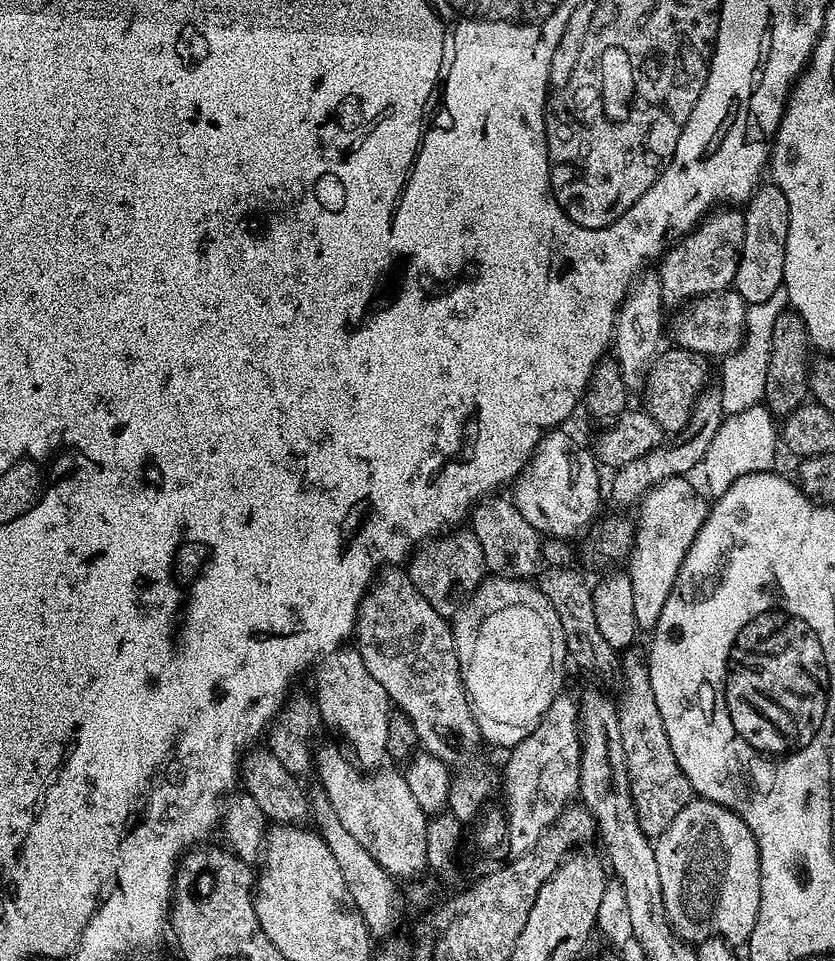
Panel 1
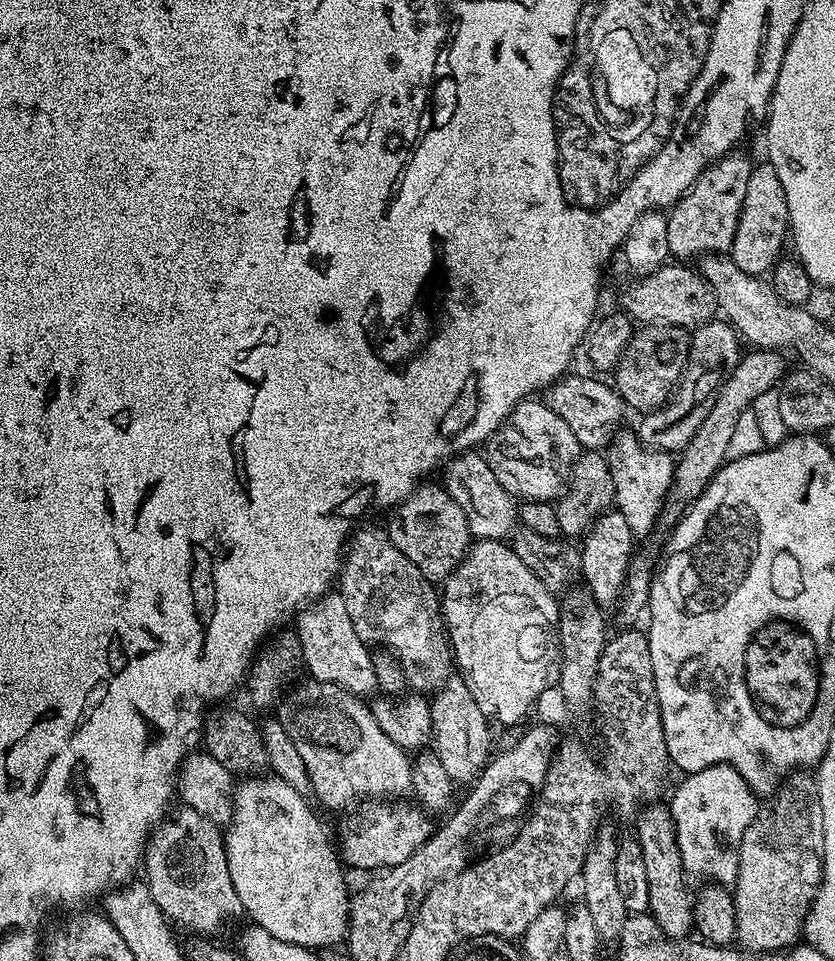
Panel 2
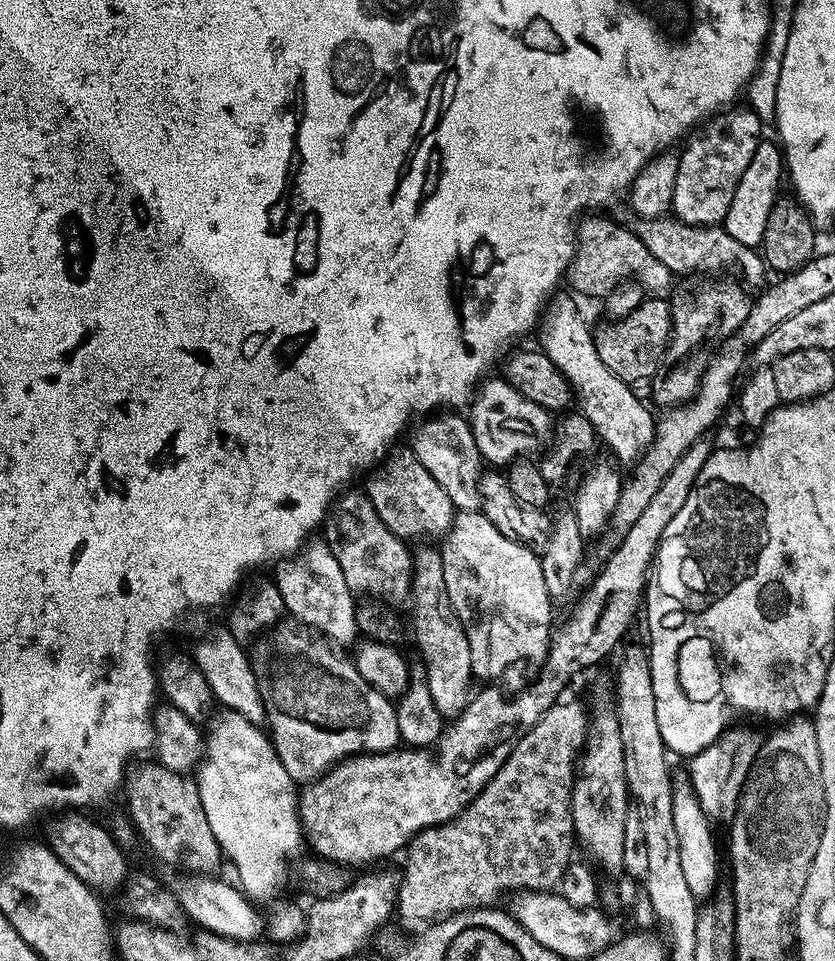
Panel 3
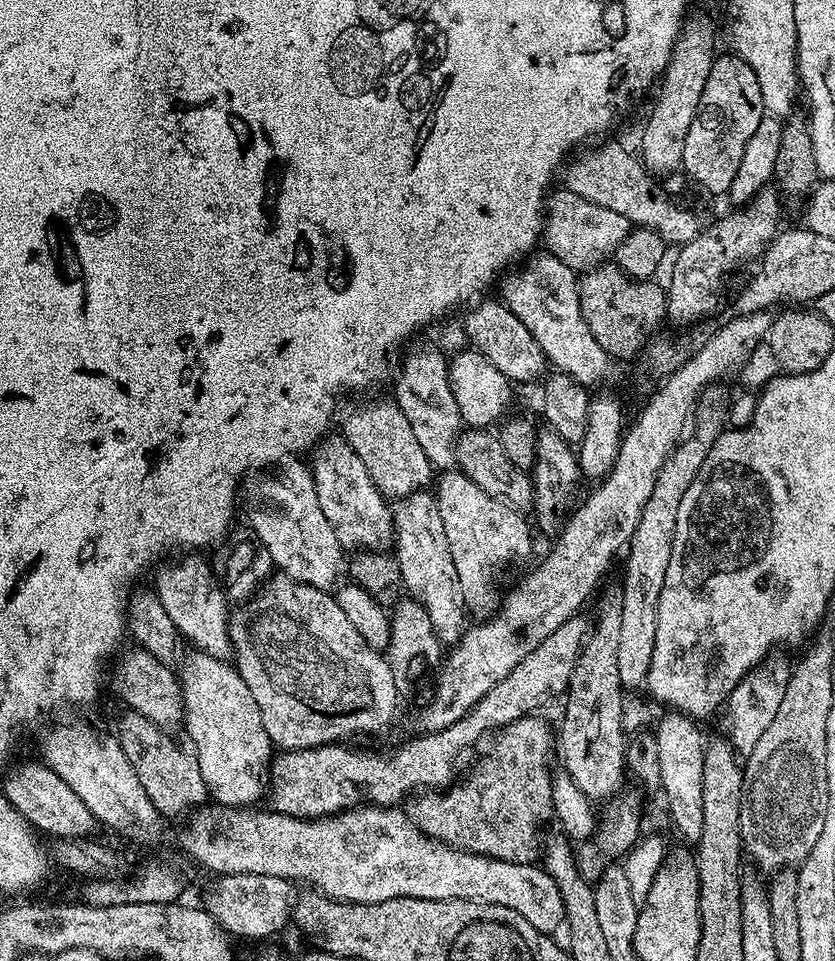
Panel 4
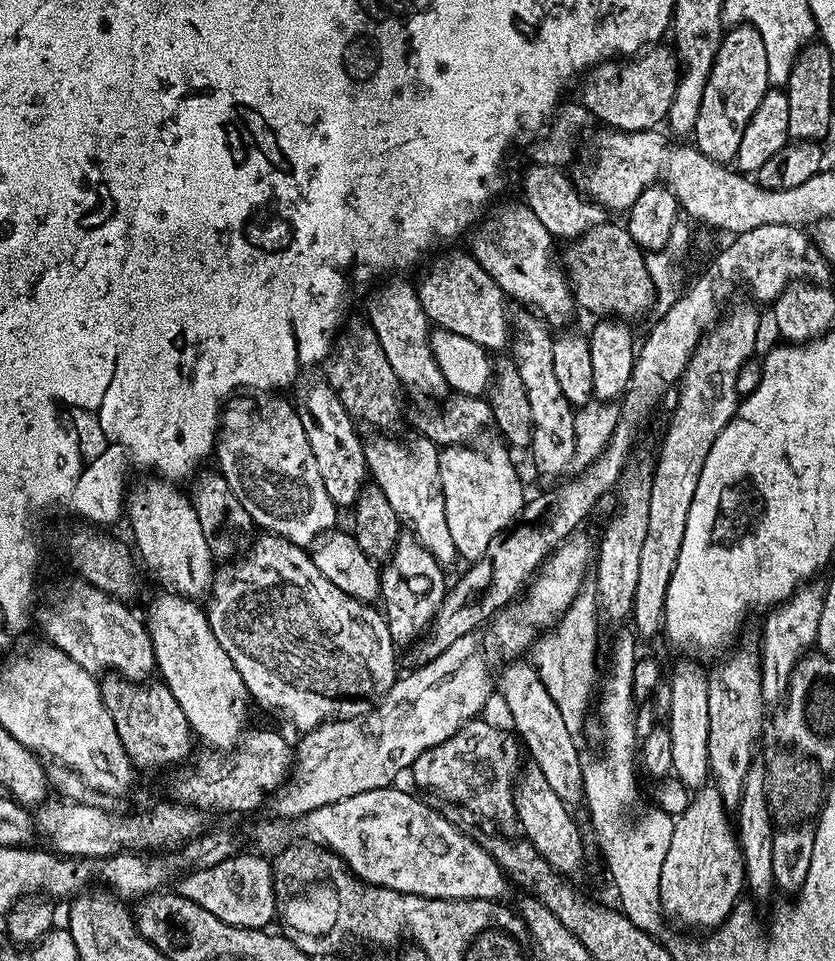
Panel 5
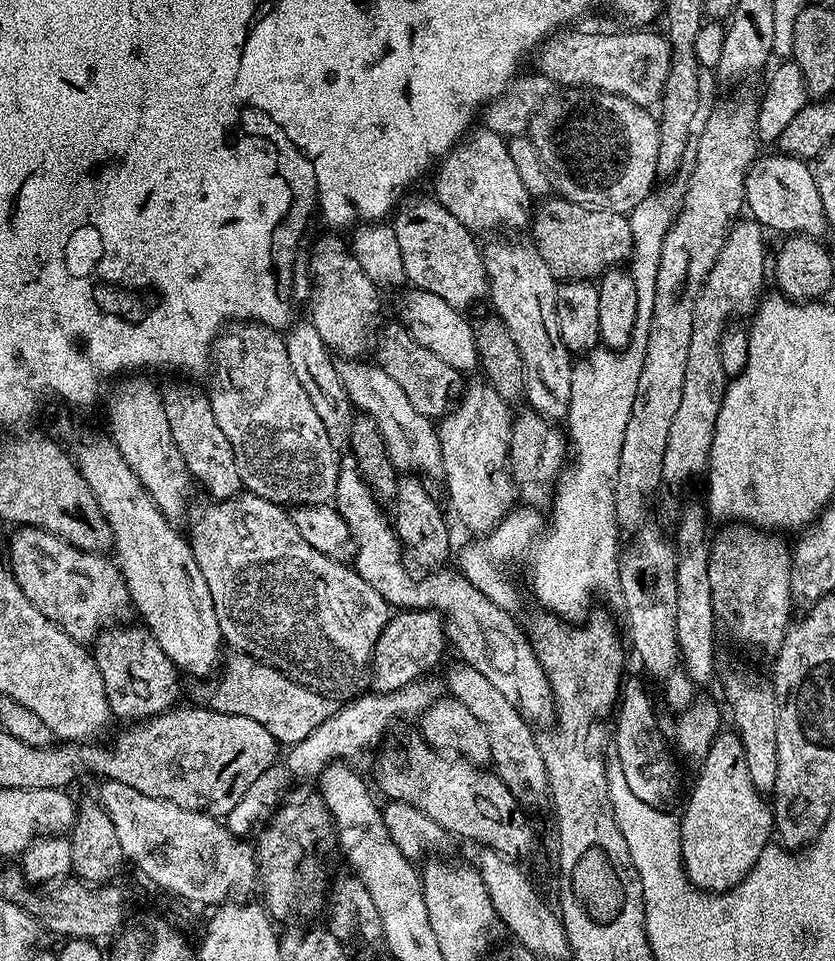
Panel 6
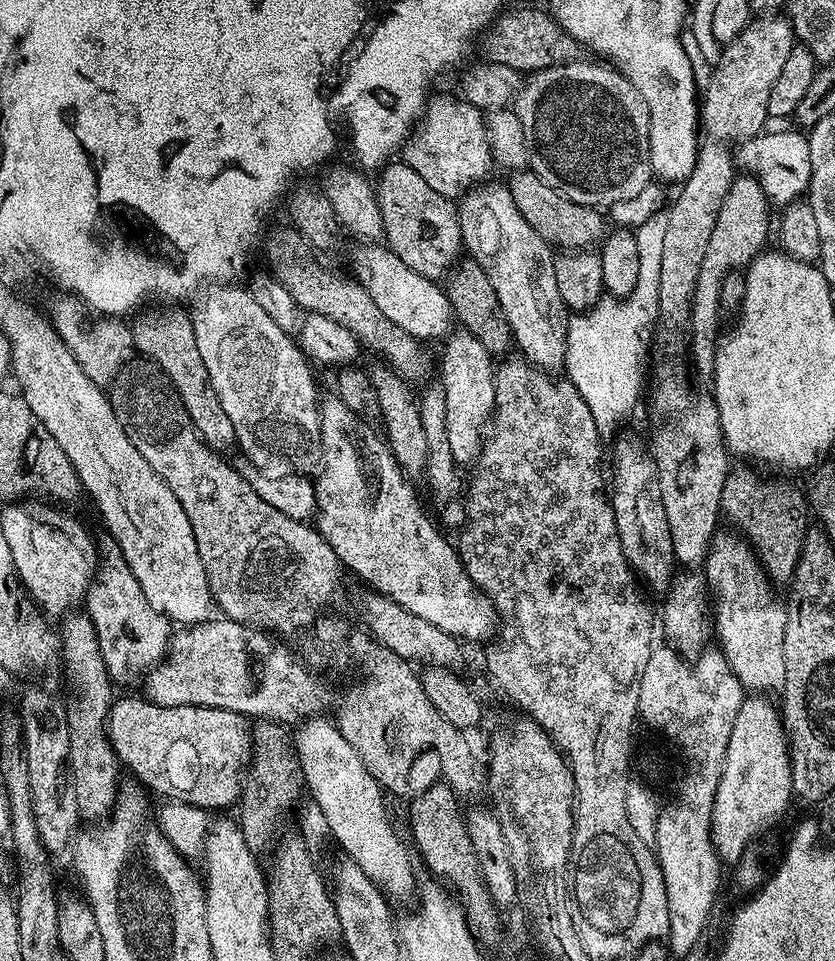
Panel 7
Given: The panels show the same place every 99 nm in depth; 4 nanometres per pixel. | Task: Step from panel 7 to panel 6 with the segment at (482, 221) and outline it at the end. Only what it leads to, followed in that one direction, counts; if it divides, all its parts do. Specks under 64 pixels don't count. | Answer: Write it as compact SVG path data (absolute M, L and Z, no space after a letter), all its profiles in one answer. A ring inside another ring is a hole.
M496 240L493 244L485 243L482 251L490 301L496 307L495 315L510 330L525 366L523 395L528 398L527 405L549 422L563 421L568 414L574 356L562 342L562 334L558 330L557 278L550 274L550 266L542 262L531 243L503 244Z

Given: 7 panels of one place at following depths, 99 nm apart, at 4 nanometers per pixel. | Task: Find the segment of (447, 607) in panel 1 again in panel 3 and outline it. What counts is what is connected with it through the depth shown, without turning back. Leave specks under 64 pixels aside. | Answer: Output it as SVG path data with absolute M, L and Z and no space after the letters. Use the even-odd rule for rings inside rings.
M397 447L389 451L382 463L368 477L366 495L374 506L378 518L386 522L399 540L413 542L412 540L432 540L447 536L452 528L454 507L450 495L434 482L434 474L418 462L418 458L412 453L411 447Z

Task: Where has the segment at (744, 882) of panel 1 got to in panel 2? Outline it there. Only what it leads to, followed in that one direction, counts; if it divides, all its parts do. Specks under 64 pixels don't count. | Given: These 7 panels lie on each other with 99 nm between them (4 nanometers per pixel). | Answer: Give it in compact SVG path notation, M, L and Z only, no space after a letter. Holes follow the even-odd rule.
M715 764L706 770L689 772L684 781L672 792L672 825L676 827L676 851L680 854L680 866L689 877L705 876L720 886L735 885L738 874L738 850L742 842L742 834L758 815L757 797L748 789L748 784L729 764Z

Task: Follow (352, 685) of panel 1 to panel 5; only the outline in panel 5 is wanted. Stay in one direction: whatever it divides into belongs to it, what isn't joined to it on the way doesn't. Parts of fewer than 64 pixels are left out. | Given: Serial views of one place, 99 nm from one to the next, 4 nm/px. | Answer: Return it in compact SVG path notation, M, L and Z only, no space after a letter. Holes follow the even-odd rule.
M232 398L227 401L226 407L223 409L220 417L220 427L218 429L218 439L214 449L214 460L217 460L218 471L224 475L226 482L229 483L230 490L234 492L234 496L245 507L250 515L253 525L257 529L263 530L265 533L281 536L286 538L291 544L301 546L312 546L317 543L325 534L331 533L337 527L336 512L338 505L330 498L330 494L326 494L326 486L322 483L322 474L318 471L318 461L314 458L314 450L310 450L310 438L306 438L306 430L304 429L304 418L299 411L296 412L284 400L268 400L261 408L255 408L248 400L236 400L240 398Z

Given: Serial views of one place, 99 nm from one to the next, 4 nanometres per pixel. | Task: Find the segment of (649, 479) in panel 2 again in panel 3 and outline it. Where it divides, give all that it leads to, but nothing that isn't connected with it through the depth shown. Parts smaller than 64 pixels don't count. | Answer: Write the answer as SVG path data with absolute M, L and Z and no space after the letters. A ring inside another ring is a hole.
M553 295L543 309L542 323L538 328L539 347L568 379L568 385L578 397L579 411L583 412L584 417L594 426L599 443L603 447L605 444L621 465L635 465L656 436L657 417L652 416L651 410L632 393L633 385L618 378L618 374L614 374L614 370L609 370L606 362L598 358L593 333L590 328L588 332L584 325L575 302L571 300L573 297L560 295Z

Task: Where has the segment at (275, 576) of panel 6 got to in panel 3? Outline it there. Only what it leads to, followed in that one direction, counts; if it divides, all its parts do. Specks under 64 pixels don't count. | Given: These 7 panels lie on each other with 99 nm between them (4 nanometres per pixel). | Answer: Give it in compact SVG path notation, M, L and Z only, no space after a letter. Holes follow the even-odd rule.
M277 623L251 645L250 659L264 709L268 712L266 728L282 766L286 766L286 774L297 782L311 782L350 756L359 756L361 752L393 751L401 743L395 703L377 688L370 687L366 678L358 674L355 663L335 652L340 650L327 639L317 638L299 623L284 623Z

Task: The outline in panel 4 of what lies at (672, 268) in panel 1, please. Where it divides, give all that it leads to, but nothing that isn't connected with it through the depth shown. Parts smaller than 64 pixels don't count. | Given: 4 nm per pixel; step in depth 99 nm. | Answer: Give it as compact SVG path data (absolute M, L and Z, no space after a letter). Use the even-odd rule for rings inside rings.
M717 55L710 70L710 78L706 78L706 86L702 90L702 102L698 102L698 114L694 114L694 122L690 122L690 131L686 133L686 146L682 149L683 171L688 171L689 178L708 192L727 193L730 182L734 182L734 174L738 174L746 142L750 142L754 130L758 130L758 122L762 122L765 114L761 87L758 86L754 70L740 55Z

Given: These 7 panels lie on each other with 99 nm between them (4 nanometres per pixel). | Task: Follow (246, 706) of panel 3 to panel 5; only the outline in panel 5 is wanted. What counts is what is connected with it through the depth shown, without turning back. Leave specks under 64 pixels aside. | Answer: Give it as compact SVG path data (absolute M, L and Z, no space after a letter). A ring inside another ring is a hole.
M152 479L156 480L140 480L133 488L131 485L126 496L126 520L128 516L132 523L135 551L143 567L148 567L164 583L165 589L177 596L203 597L212 587L214 557L206 544L195 506L185 493L183 496L176 489L179 487L173 481Z

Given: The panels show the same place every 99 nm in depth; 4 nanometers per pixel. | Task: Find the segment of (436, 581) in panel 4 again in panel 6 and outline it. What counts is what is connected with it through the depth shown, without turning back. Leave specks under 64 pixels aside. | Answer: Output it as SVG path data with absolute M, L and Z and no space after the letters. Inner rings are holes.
M360 358L336 360L338 378L342 378L342 386L346 386L346 394L352 400L353 409L367 413L377 423L384 439L386 454L397 473L439 477L444 463L440 457L437 425L429 417L414 410L414 405L410 403L410 398L406 398L402 386L398 386L398 382L394 382L394 378L390 378L384 368L375 362L363 364L364 362Z

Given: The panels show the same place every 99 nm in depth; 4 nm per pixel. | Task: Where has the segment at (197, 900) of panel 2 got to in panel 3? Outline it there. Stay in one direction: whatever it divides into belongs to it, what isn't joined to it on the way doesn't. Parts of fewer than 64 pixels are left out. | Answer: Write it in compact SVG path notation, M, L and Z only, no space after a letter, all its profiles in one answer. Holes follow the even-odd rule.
M158 762L151 763L137 763L126 776L127 815L138 831L139 839L140 836L144 839L145 846L162 863L173 864L176 870L188 874L215 873L220 860L222 864L222 853L210 831L210 822L206 822L206 810L202 810L202 798L195 779Z

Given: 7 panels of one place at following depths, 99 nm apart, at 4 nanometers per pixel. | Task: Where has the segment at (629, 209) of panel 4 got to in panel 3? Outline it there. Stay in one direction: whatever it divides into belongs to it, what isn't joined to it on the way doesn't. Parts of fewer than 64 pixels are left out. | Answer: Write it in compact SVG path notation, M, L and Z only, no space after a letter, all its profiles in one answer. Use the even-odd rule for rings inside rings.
M640 218L635 222L637 224L634 224L634 231L646 246L646 250L650 250L650 254L654 254L654 258L658 258L658 262L662 262L662 266L666 266L673 274L720 272L723 268L740 264L745 285L765 283L763 280L766 265L763 255L755 248L747 248L734 242L734 238L730 238L730 234L726 234L722 226L699 228L696 224L684 224L675 218Z

